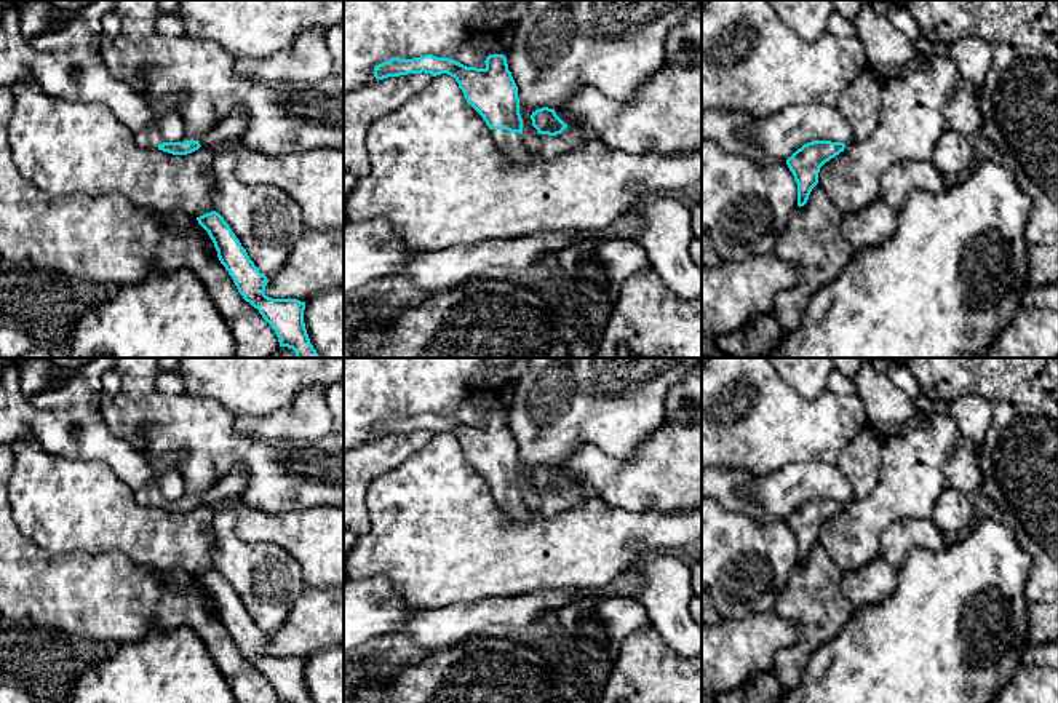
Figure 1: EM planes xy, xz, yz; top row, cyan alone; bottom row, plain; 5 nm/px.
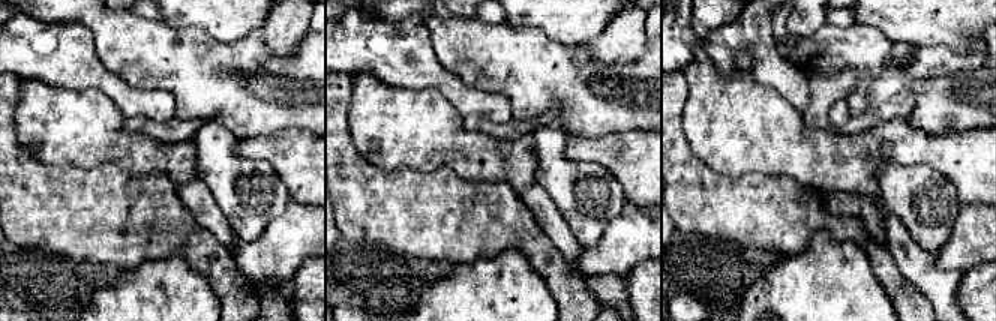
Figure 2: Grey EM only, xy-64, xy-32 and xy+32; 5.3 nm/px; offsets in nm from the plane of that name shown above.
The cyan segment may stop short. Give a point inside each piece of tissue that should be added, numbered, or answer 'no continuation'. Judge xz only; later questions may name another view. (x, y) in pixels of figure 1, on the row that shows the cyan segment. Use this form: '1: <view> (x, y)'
1: xz (512, 144)

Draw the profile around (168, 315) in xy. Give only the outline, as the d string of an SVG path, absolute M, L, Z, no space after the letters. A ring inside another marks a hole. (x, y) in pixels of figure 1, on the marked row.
M152 272L142 283L117 288L112 300L86 312L78 321L69 358L235 358L232 331L203 283L190 272Z

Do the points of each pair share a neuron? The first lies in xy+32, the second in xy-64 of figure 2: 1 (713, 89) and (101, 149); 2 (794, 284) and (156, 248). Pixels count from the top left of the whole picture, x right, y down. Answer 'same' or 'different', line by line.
1: same
2: different

